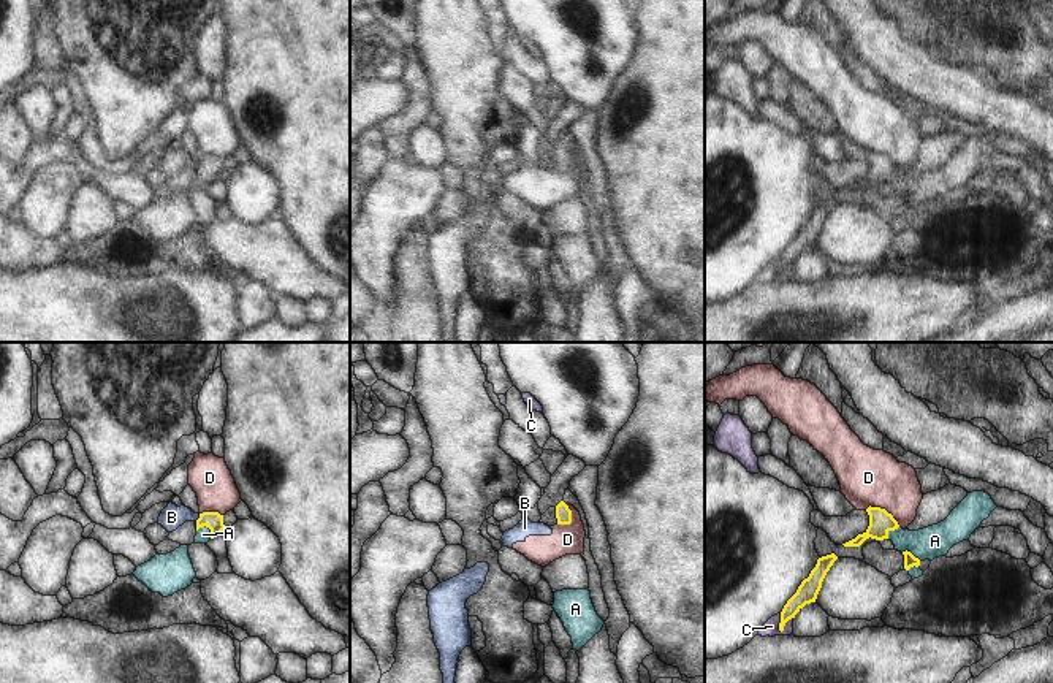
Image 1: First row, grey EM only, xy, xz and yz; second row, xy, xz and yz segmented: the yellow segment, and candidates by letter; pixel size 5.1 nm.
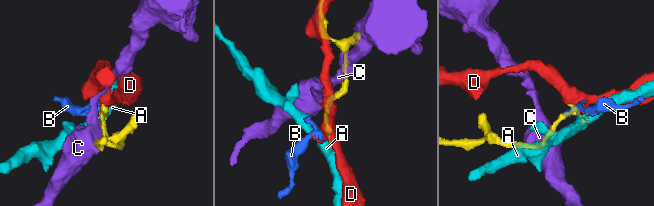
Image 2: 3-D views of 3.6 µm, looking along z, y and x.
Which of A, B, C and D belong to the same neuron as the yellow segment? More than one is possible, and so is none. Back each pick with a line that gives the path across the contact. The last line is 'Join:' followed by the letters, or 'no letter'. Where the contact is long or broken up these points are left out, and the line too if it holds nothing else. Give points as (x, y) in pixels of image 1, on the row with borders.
A: Path across: xy (212, 520), (208, 526), (203, 534)
Join: A

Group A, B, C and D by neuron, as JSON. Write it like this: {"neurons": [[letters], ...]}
{"neurons": [["A"], ["B", "D"], ["C"]]}

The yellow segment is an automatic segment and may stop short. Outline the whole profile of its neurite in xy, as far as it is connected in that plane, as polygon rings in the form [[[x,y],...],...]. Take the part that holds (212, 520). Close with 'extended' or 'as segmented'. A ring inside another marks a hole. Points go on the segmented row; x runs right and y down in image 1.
[[[203,512],[196,520],[195,544],[206,544],[225,529],[223,515],[219,512]]]; extended

